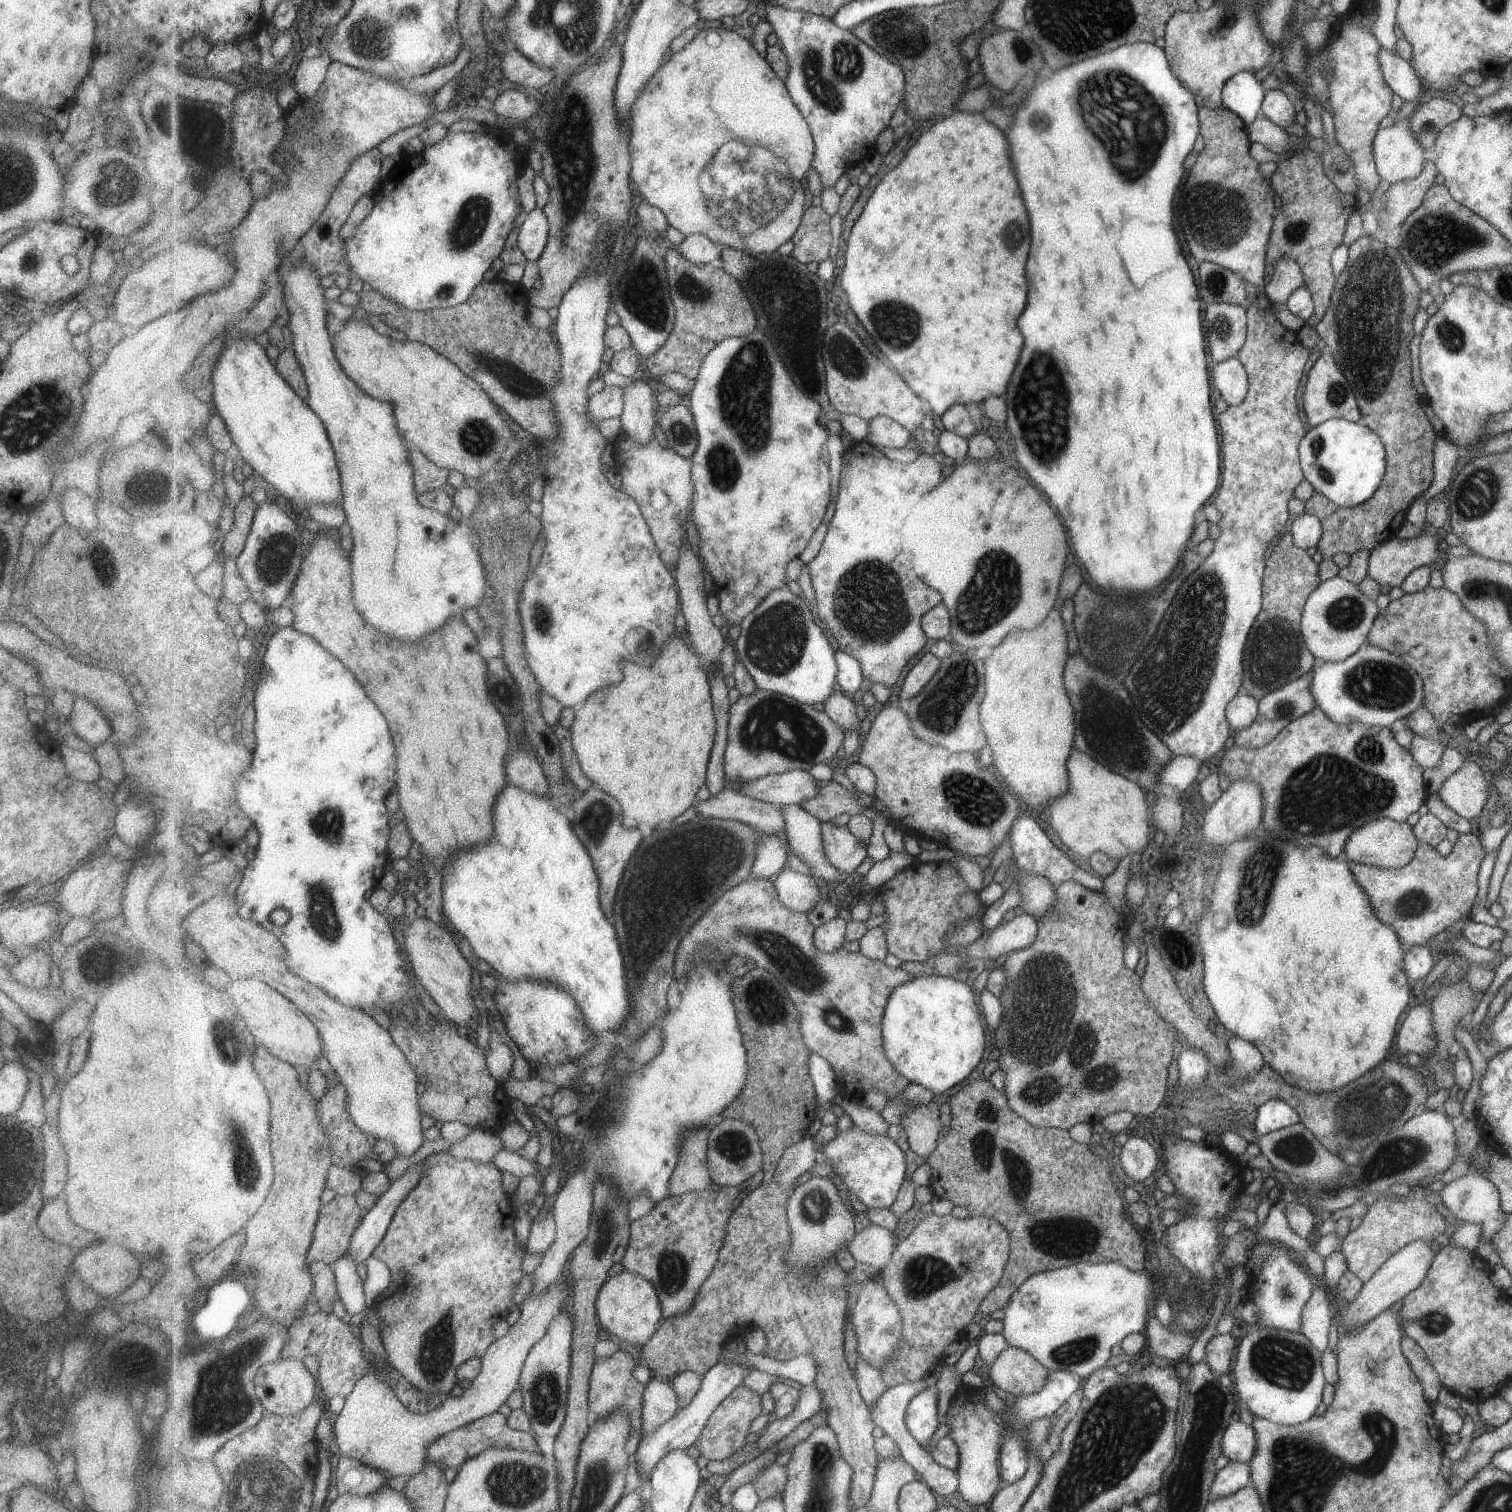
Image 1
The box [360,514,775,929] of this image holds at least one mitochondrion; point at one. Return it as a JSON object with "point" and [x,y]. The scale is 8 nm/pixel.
{"point":[594,820]}

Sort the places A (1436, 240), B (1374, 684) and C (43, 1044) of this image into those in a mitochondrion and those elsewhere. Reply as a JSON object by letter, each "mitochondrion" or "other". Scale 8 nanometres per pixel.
{"A":"mitochondrion","B":"mitochondrion","C":"other"}

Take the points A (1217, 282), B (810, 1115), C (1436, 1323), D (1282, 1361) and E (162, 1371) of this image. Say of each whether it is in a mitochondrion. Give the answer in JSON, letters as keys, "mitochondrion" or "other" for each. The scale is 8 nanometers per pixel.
{"A":"mitochondrion","B":"other","C":"mitochondrion","D":"mitochondrion","E":"other"}

